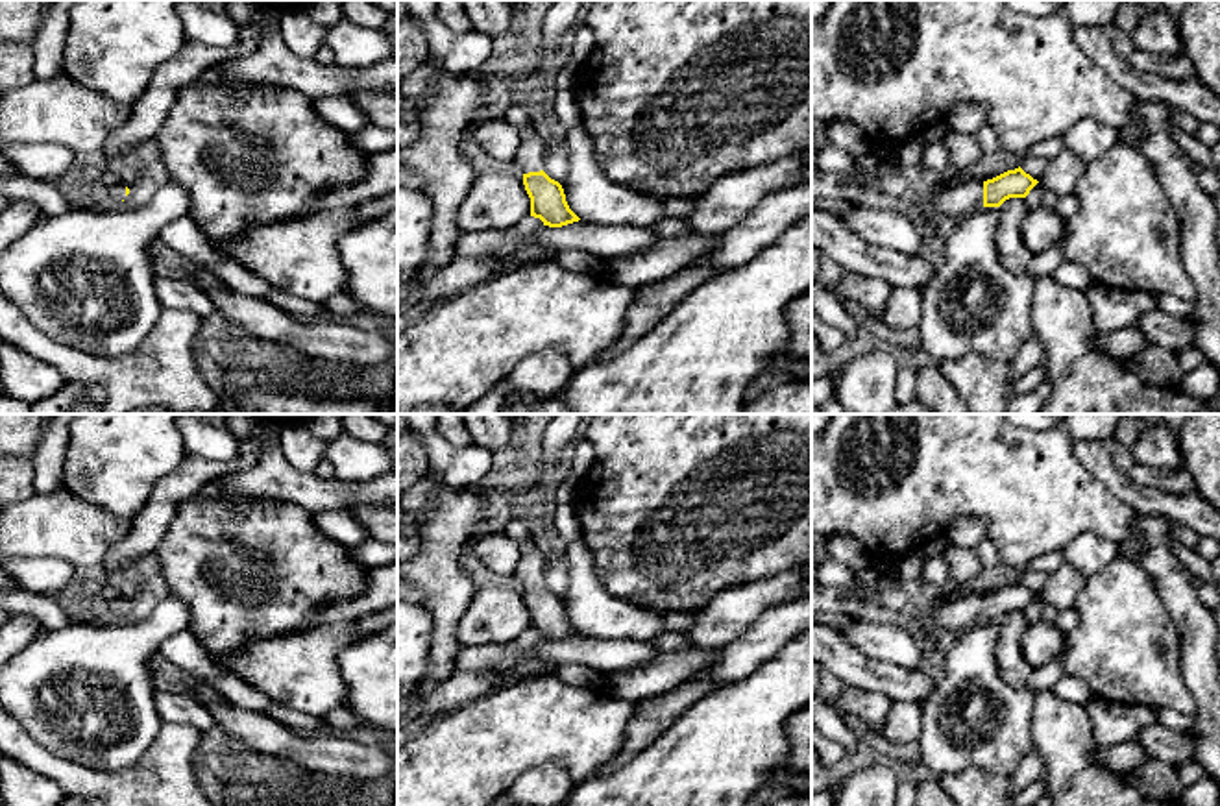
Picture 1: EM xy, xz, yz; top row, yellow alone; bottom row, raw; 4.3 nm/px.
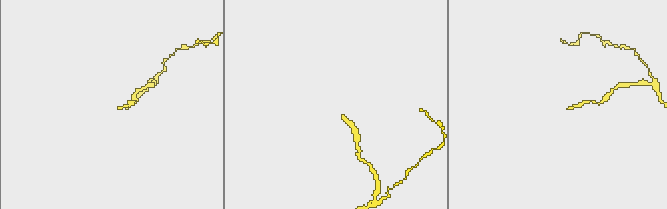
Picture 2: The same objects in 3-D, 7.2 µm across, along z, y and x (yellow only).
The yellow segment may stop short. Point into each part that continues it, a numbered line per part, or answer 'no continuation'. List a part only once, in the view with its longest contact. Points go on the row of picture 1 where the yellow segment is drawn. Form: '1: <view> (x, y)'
1: yz (960, 200)

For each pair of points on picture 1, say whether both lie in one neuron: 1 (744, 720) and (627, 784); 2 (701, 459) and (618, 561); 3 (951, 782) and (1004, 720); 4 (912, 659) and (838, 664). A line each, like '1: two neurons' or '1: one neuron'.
1: one neuron
2: one neuron
3: two neurons
4: two neurons

